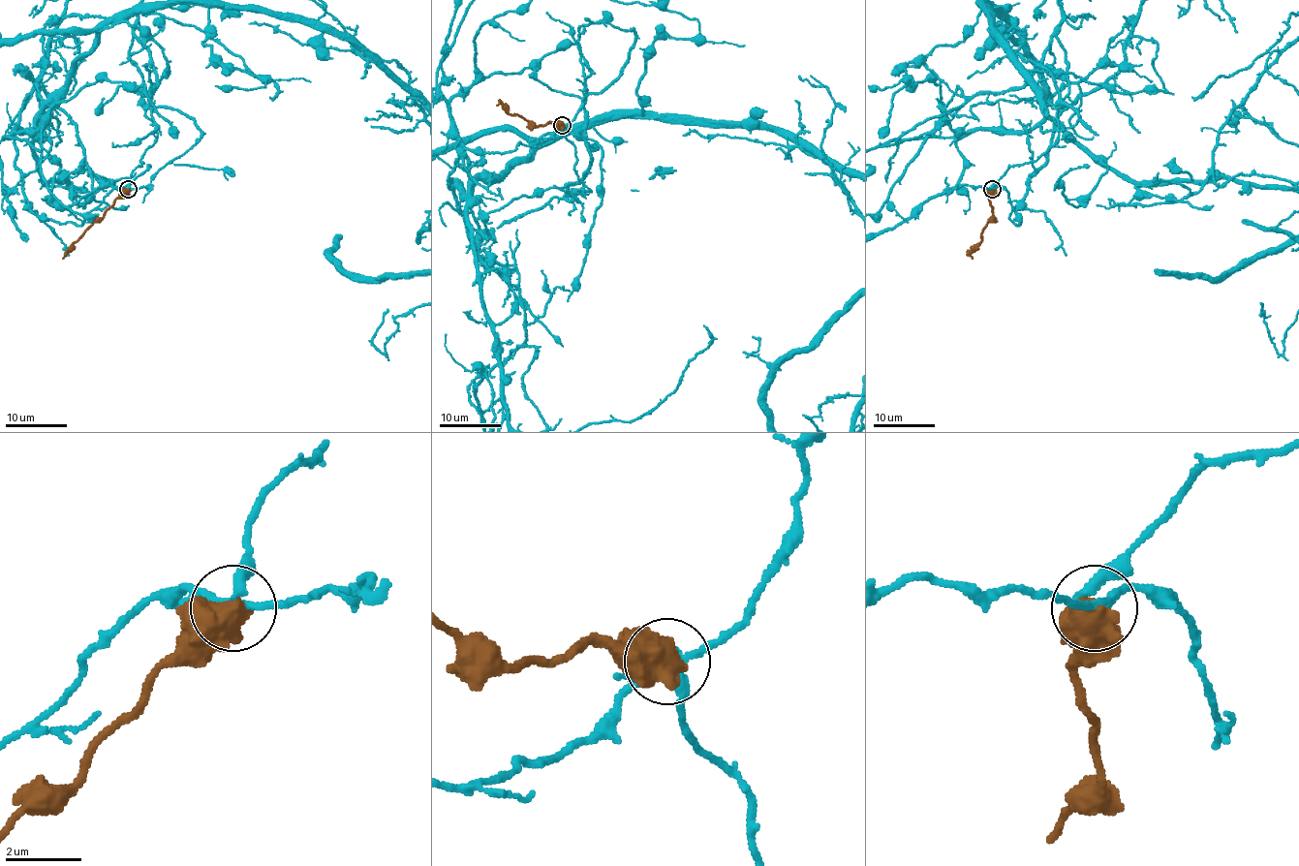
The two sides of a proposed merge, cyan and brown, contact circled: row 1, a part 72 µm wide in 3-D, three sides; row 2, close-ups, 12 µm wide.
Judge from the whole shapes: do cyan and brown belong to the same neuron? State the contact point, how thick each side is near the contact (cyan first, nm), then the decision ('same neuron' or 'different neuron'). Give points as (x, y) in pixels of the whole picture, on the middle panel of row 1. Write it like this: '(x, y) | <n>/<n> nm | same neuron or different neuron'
(562, 125) | 220/850 nm | different neuron

